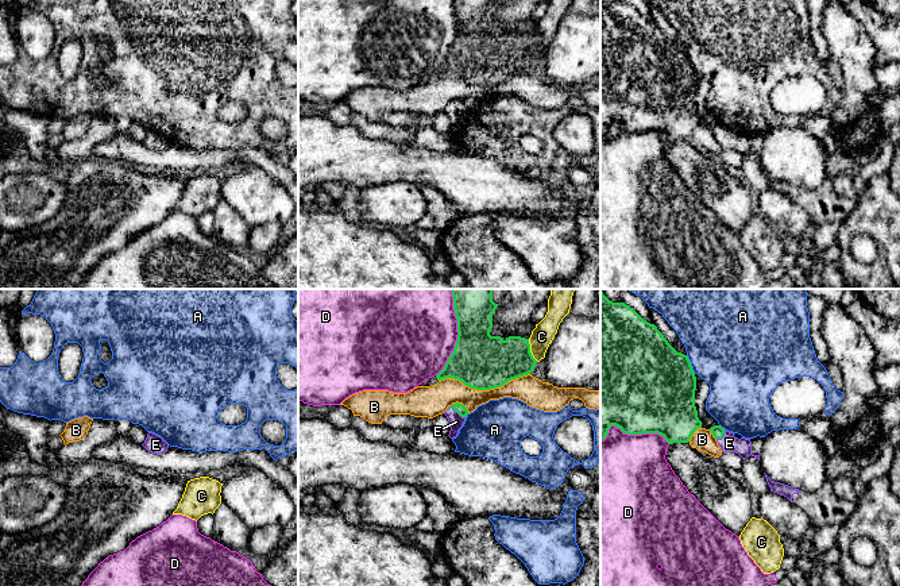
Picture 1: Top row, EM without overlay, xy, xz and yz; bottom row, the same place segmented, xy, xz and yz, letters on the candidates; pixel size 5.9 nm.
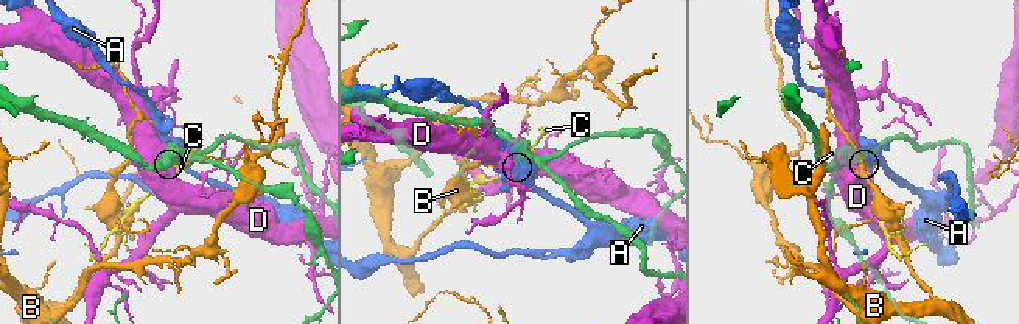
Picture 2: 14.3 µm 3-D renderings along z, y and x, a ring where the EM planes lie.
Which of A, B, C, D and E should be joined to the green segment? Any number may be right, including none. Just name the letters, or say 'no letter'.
E

